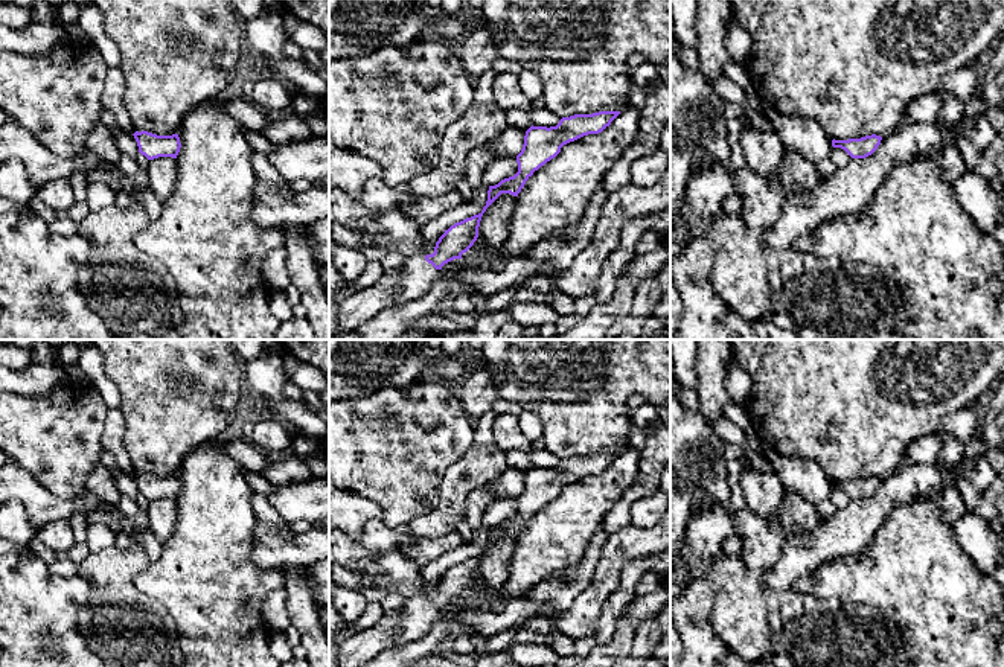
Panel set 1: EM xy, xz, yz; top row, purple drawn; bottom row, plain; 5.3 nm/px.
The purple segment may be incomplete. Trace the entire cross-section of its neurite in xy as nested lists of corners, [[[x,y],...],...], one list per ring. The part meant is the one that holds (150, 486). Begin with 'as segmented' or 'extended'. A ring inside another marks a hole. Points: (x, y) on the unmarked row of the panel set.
as segmented | [[[136,472],[133,477],[137,483],[139,493],[148,501],[158,498],[177,499],[181,489],[178,475],[157,477],[148,472]]]

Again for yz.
as segmented | [[[871,475],[861,480],[832,481],[833,489],[844,490],[852,499],[865,499],[881,486],[882,478]]]

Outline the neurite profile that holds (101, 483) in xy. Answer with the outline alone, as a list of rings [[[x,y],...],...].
[[[104,466],[93,469],[84,489],[110,507],[116,507],[120,498],[120,492],[117,490],[111,471]]]

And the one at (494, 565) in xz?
[[[501,535],[483,554],[478,577],[491,603],[500,600],[507,580],[509,560],[513,554],[516,538]]]

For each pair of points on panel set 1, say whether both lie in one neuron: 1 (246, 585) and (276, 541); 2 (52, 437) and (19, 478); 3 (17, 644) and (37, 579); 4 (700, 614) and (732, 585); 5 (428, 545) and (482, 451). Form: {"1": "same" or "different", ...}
{"1": "different", "2": "different", "3": "same", "4": "different", "5": "different"}

